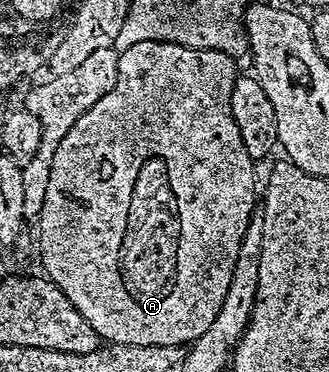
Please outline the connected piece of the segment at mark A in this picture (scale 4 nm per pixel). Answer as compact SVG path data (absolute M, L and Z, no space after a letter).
M140 43L137 47L132 47L130 51L120 52L118 61L118 81L109 95L105 95L101 100L96 101L89 109L84 110L79 117L68 127L67 133L54 142L54 152L51 153L51 165L48 171L47 193L44 194L43 205L40 206L39 213L35 220L37 228L33 231L33 239L37 242L37 255L41 258L41 271L46 283L56 295L65 300L65 304L73 310L75 318L81 322L85 328L85 334L89 336L94 344L100 346L121 347L123 349L188 349L195 345L195 341L202 337L207 329L211 329L215 317L220 313L223 301L226 300L227 289L230 288L231 277L236 265L236 255L239 253L239 241L243 233L245 224L245 214L249 208L249 188L251 180L251 168L246 163L243 153L239 153L239 145L235 141L235 135L229 124L227 117L227 93L231 82L229 75L230 64L224 59L217 59L214 55L199 55L195 51L180 51L174 47L160 47L157 43Z

